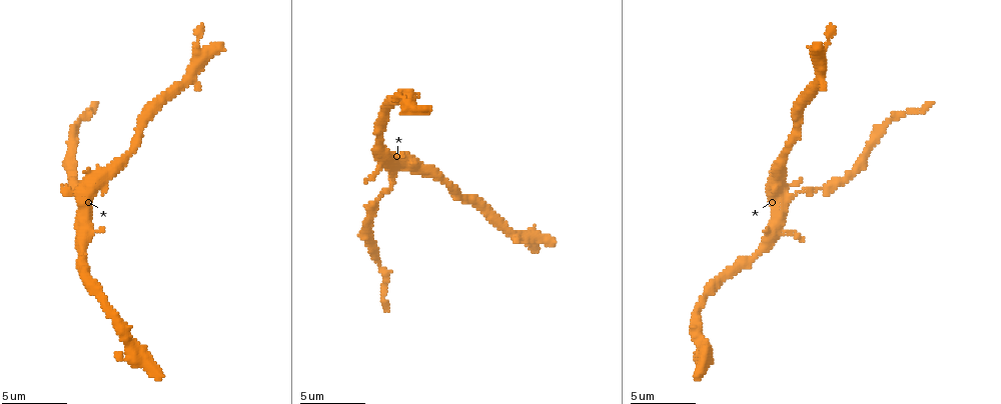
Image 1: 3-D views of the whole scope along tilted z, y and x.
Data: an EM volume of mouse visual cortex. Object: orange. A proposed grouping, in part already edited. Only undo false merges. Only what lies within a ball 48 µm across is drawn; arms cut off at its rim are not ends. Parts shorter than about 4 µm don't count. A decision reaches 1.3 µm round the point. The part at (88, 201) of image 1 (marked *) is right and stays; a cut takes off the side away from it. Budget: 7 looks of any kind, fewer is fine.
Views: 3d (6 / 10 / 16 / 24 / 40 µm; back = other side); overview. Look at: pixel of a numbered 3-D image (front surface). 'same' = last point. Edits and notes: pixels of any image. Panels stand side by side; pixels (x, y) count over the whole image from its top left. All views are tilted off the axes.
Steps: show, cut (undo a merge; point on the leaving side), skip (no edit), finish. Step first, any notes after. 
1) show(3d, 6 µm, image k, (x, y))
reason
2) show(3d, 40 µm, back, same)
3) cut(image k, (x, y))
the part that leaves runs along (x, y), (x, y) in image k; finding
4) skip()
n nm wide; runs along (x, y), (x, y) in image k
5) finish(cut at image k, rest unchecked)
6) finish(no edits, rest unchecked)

show(3d, 16 µm, image 1, (439, 178))
calibre changes

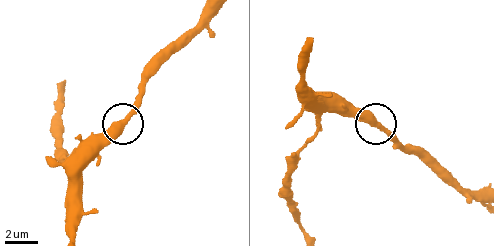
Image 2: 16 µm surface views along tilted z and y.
skip()
runs along (78, 174), (88, 151), (117, 127), (143, 96) in image 2; continuous, no second neuron

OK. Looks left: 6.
show(3d, 10 µm, image 1, (890, 119))
thin neck

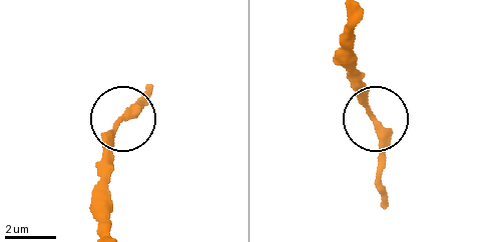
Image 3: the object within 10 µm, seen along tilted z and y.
show(3d, 10 µm, back, image 3, (119, 121))

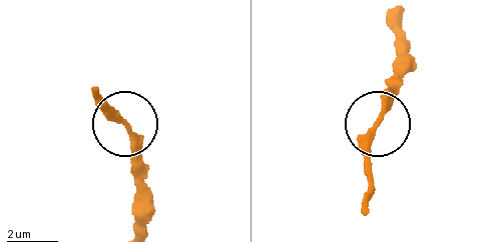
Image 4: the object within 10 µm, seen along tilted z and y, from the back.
skip()
continuous, no second neuron

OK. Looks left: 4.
show(3d, 10 µm, image 1, (367, 226))
narrows sharply

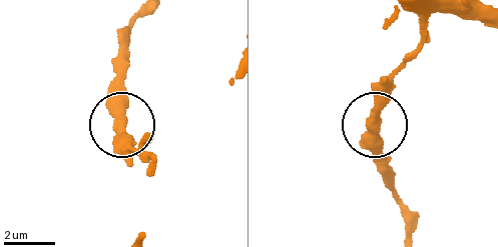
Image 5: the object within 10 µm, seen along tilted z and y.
skip()
one neuron here

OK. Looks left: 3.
finish(no edits, rest unchecked)

